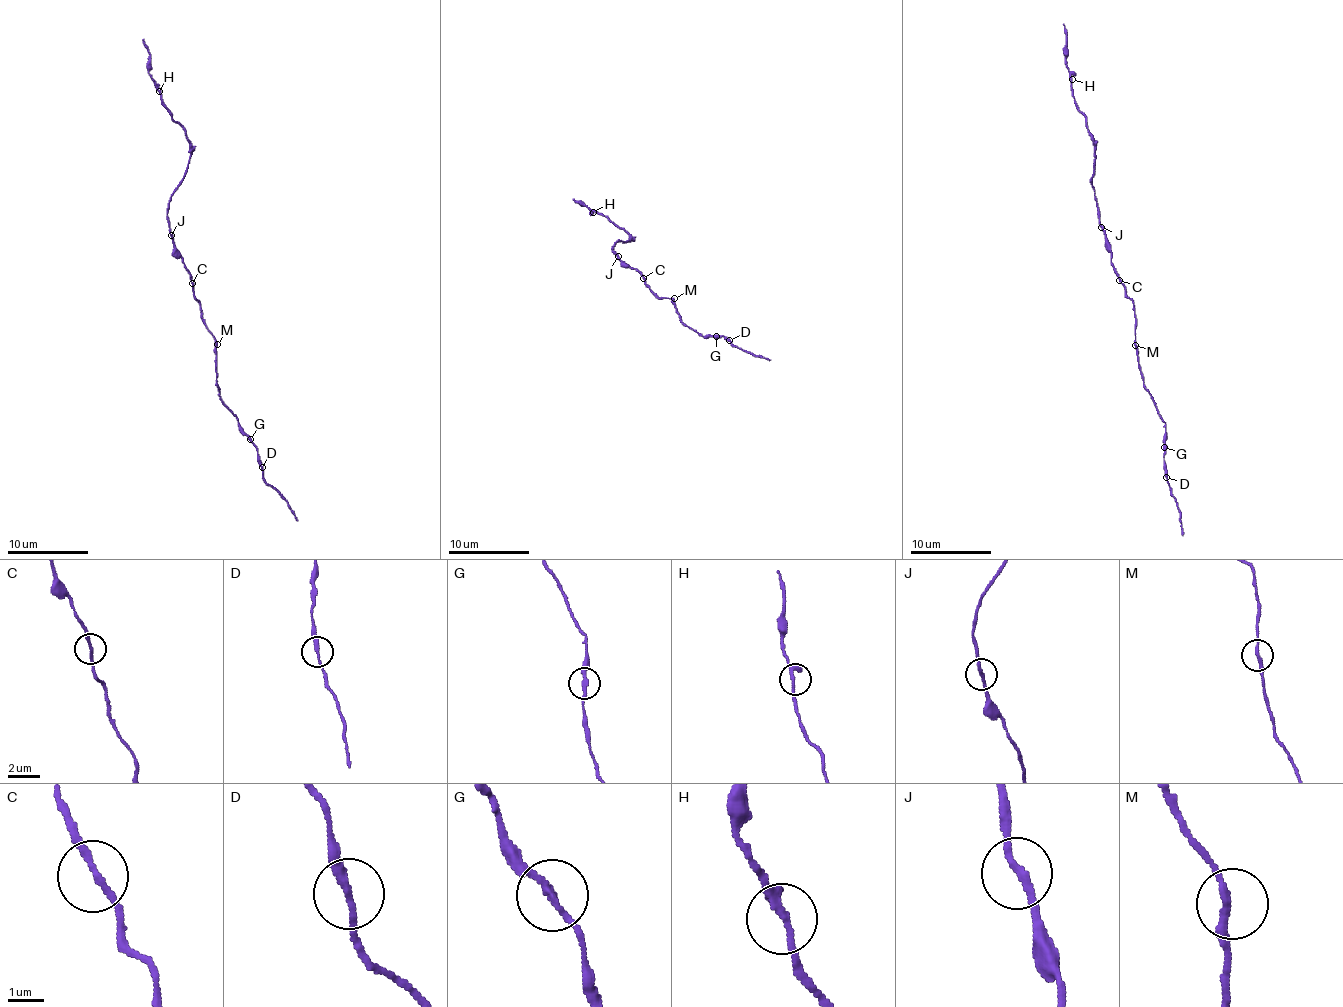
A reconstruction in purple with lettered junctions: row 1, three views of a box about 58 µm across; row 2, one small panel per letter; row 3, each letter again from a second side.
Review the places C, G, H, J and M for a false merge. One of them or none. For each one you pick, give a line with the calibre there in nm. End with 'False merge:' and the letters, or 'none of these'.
False merge: none of these

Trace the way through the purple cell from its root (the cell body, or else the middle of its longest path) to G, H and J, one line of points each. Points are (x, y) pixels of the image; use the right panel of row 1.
G: (1121, 280), (1125, 294), (1134, 305), (1135, 349), (1143, 387), (1151, 395), (1165, 424), (1164, 447)
H: (1121, 280), (1099, 223), (1091, 183), (1094, 139), (1077, 109), (1072, 79)
J: (1121, 280), (1110, 261), (1110, 244), (1101, 227)

